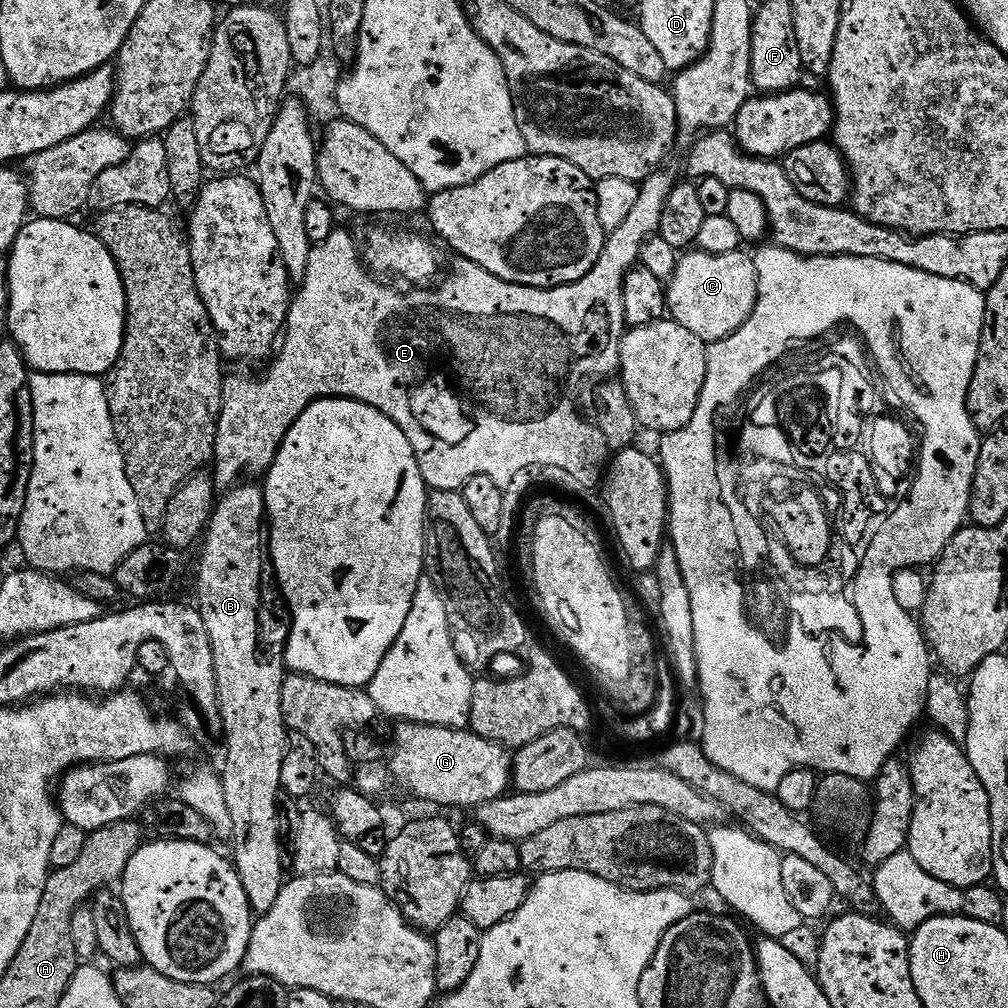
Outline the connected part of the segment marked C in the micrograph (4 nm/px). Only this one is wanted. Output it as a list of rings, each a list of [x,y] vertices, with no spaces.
[[[688,250],[683,253],[676,261],[676,269],[672,275],[672,279],[667,281],[666,291],[668,293],[668,311],[667,315],[671,319],[678,322],[678,326],[686,326],[686,330],[690,330],[690,334],[698,334],[698,338],[702,338],[704,343],[709,345],[718,342],[722,338],[726,338],[730,334],[734,334],[734,330],[738,330],[750,318],[750,314],[756,305],[758,296],[758,276],[756,274],[756,261],[751,255],[747,256],[747,251],[741,250],[731,252],[730,254],[706,254],[699,250]]]

